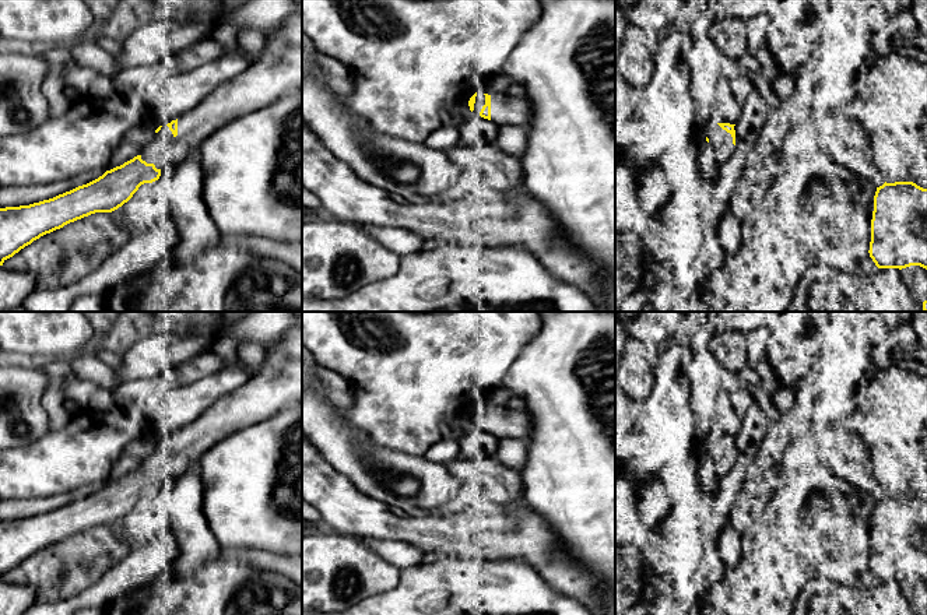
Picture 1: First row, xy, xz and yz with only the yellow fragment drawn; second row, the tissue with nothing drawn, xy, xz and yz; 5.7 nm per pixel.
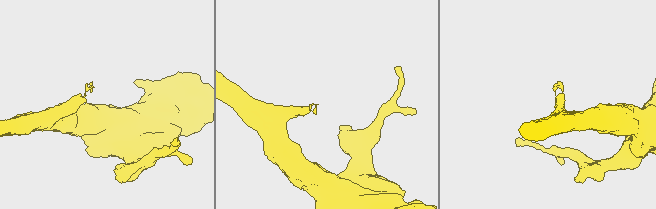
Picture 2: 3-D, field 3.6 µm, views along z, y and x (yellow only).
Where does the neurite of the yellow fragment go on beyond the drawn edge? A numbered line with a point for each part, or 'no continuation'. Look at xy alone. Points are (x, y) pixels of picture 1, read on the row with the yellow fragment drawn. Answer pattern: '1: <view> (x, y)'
1: xy (277, 71)

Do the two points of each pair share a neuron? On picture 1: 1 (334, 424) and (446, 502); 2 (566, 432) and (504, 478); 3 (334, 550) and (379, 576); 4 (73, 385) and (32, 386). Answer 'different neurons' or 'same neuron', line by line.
1: same neuron
2: different neurons
3: same neuron
4: different neurons

